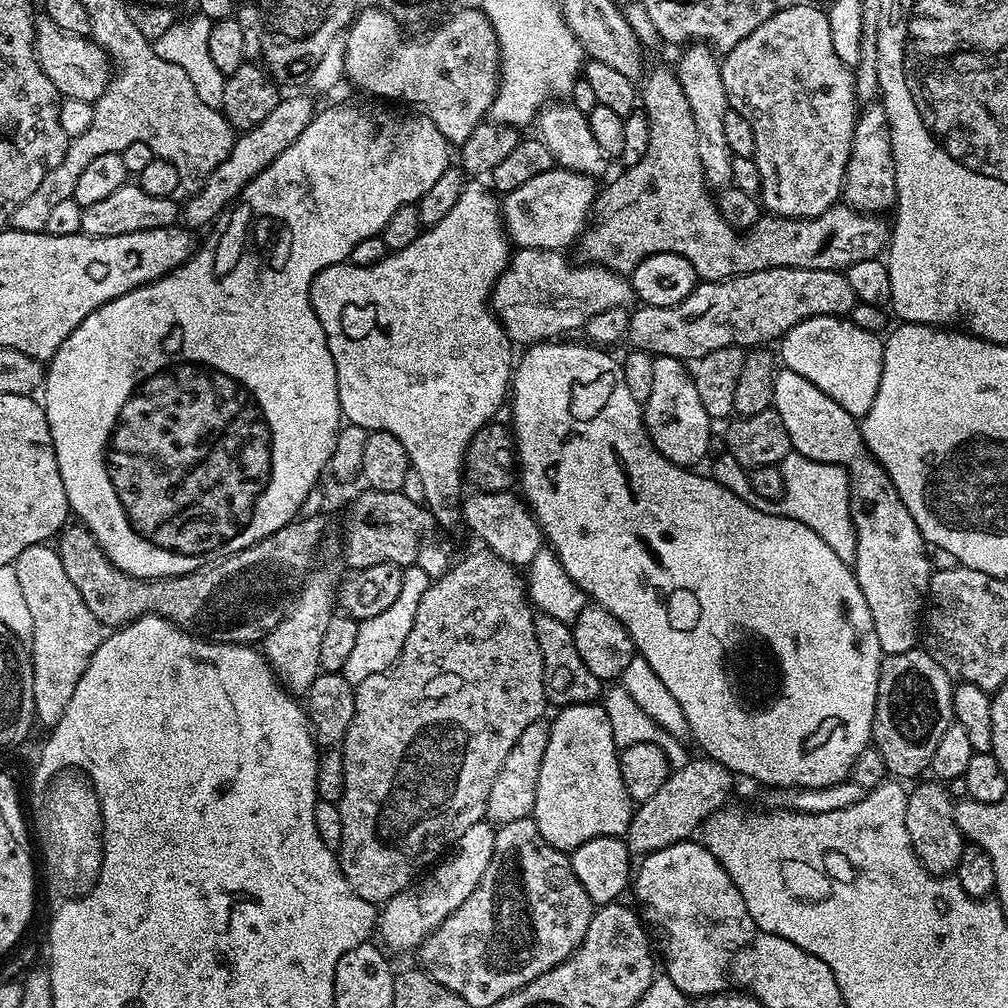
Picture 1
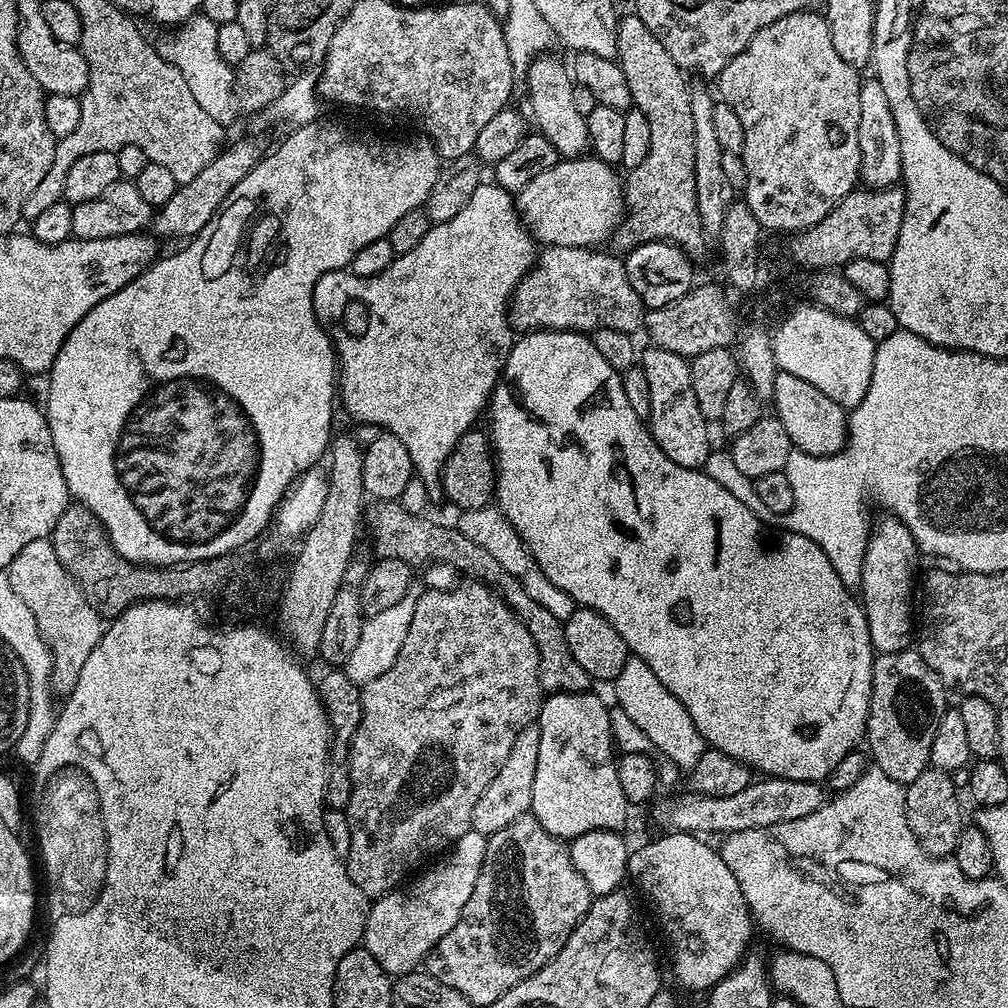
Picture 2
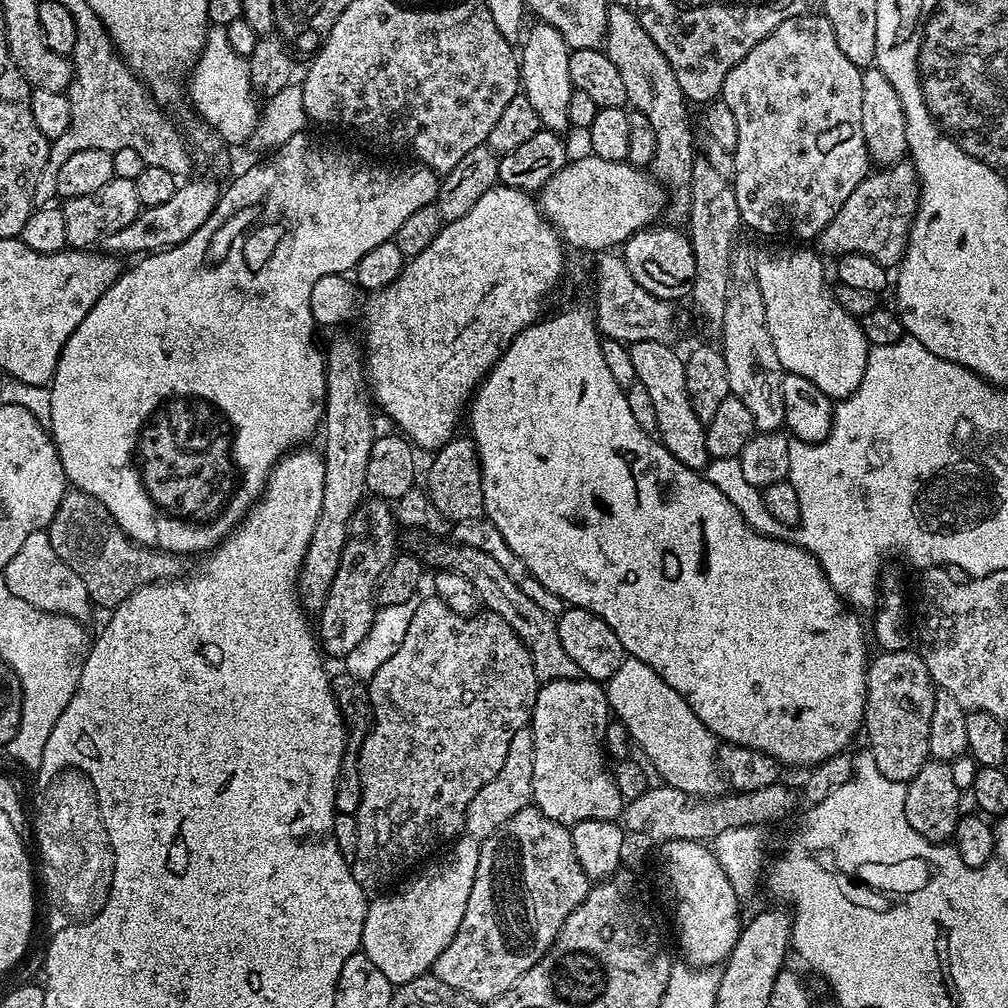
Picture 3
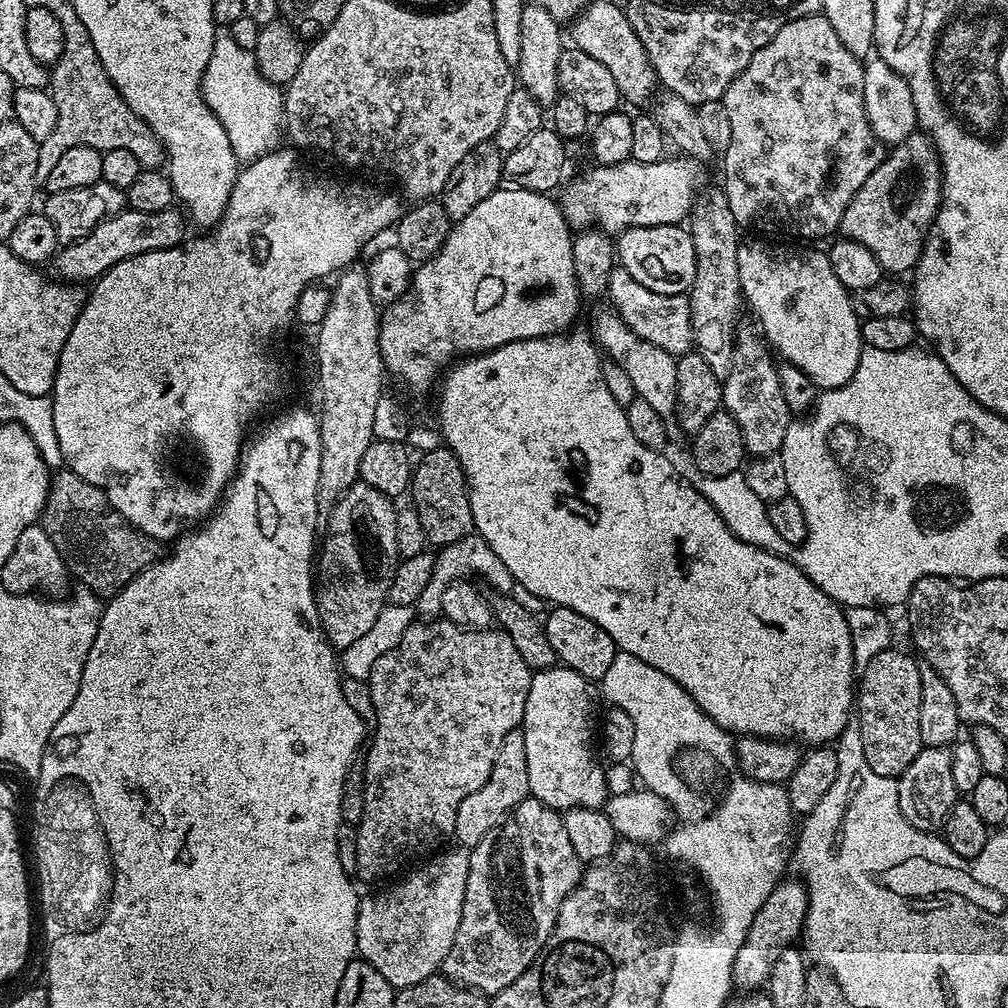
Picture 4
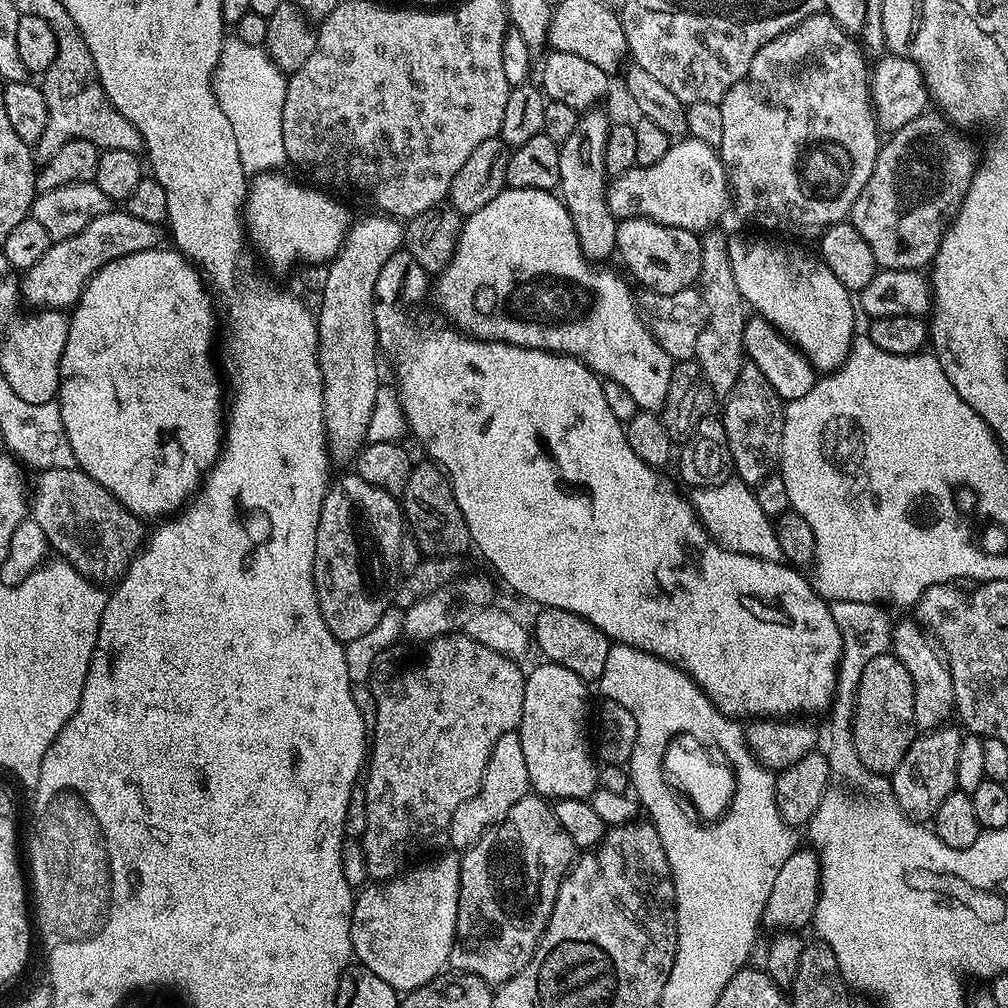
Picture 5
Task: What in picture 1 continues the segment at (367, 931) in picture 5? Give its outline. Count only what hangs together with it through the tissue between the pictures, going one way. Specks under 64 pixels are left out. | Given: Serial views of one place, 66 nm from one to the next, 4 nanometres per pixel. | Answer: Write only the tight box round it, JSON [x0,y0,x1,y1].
[378,819,496,952]

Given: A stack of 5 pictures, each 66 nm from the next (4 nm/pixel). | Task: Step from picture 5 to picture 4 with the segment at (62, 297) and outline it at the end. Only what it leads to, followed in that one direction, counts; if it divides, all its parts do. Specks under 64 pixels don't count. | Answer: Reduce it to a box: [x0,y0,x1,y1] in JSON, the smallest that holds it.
[54,207,186,282]

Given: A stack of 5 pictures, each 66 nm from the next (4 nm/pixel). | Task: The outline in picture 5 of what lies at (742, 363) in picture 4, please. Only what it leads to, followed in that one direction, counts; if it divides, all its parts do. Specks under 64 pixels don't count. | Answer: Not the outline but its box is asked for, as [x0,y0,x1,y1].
[722,362,784,485]

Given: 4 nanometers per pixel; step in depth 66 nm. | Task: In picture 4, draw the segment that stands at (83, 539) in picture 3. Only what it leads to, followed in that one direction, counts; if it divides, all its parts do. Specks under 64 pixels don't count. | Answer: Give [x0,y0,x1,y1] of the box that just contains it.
[42,470,161,598]

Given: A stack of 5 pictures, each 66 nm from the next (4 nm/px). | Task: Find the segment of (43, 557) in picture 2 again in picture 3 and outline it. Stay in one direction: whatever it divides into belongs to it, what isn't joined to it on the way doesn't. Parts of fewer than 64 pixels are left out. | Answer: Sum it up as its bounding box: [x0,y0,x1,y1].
[2,531,94,622]

